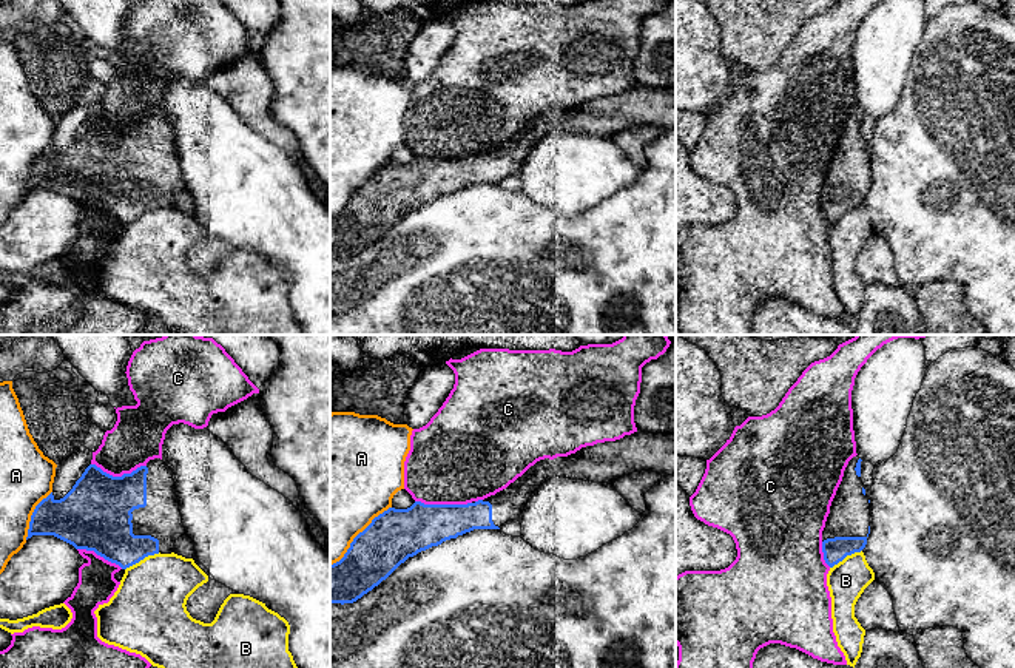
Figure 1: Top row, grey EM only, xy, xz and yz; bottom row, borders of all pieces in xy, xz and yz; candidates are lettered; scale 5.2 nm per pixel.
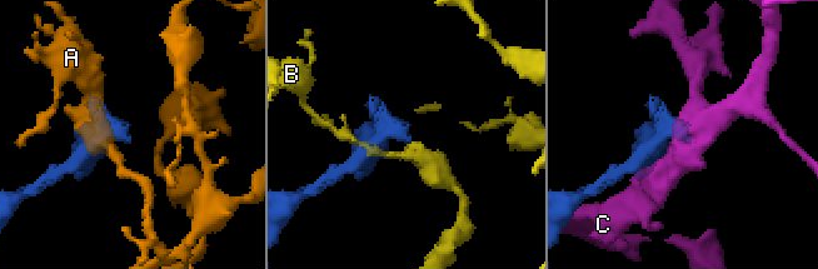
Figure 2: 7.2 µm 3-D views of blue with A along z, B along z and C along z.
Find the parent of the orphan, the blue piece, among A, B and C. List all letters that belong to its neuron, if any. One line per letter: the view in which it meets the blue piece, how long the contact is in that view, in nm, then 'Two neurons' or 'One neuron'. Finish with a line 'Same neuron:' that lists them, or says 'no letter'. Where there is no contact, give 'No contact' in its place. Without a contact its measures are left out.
A: Touches blue in xz. Shared border 440 nm. Two neurons
B: Touches blue in xy. Shared border 200 nm. Two neurons
C: Touches blue in xz. Shared border 300 nm. Two neurons
Same neuron: no letter

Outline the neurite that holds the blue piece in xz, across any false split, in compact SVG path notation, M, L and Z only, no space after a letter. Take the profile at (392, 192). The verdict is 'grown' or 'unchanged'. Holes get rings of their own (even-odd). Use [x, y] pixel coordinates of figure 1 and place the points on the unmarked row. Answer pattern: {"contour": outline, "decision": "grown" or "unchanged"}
{"contour": "M637 85L615 96L605 96L582 102L568 111L540 114L506 143L484 154L472 156L467 159L424 159L421 156L415 156L407 164L389 162L375 171L372 177L353 193L350 202L339 216L330 219L330 258L344 259L356 256L364 248L378 241L383 234L386 234L409 211L413 211L421 205L438 201L446 194L457 193L458 190L474 184L500 184L500 180L506 176L517 174L521 170L529 151L551 133L560 131L612 139L619 131L642 125L652 125L662 131L676 128L676 88L649 88Z", "decision": "grown"}

